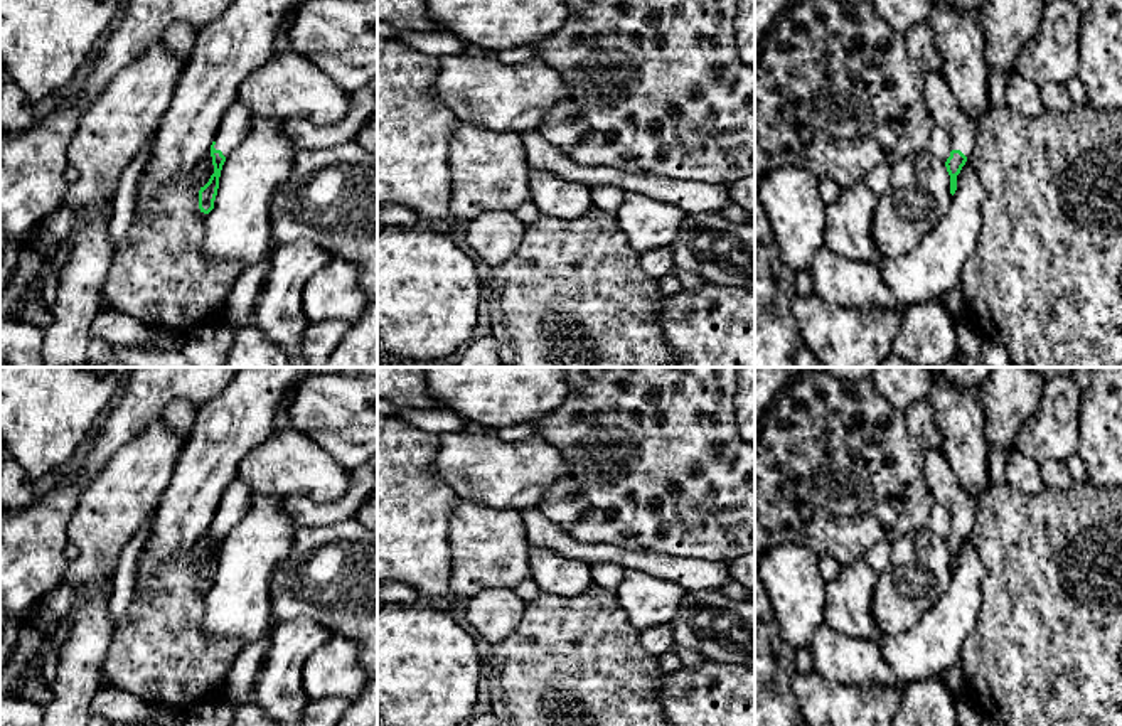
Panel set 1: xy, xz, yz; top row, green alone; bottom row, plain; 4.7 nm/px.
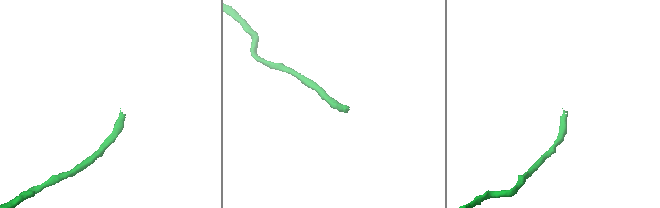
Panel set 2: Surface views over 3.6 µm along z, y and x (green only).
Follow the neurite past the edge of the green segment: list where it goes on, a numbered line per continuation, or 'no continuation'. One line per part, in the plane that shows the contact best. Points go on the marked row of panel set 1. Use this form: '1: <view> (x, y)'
1: xy (235, 125)

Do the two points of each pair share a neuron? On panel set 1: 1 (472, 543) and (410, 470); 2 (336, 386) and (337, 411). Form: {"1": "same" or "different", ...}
{"1": "different", "2": "same"}

